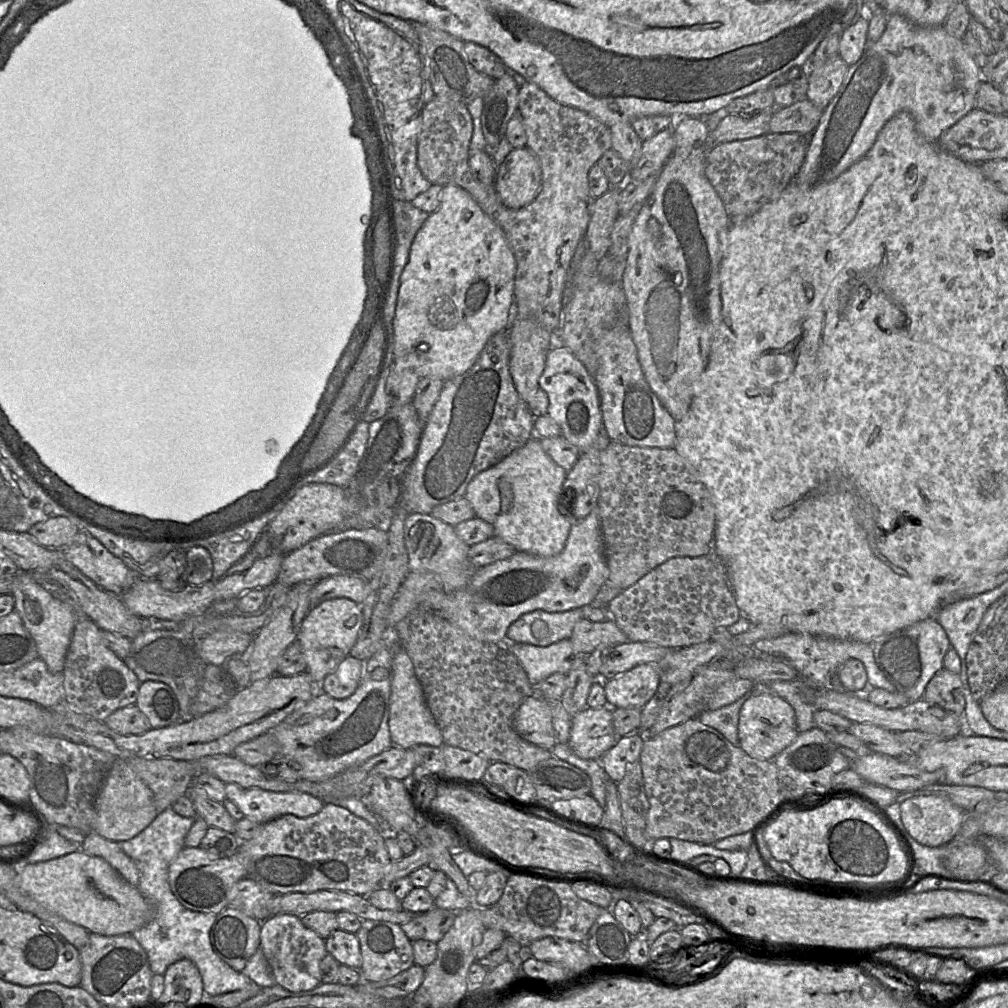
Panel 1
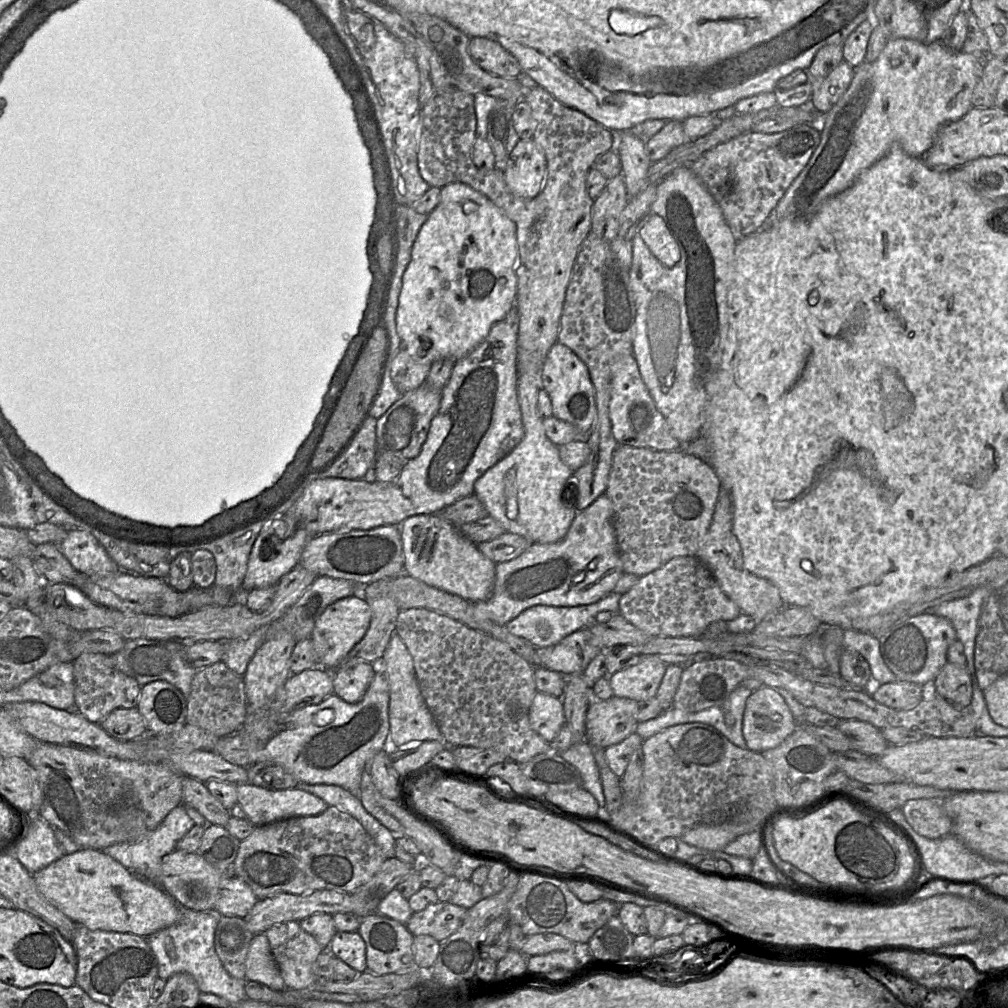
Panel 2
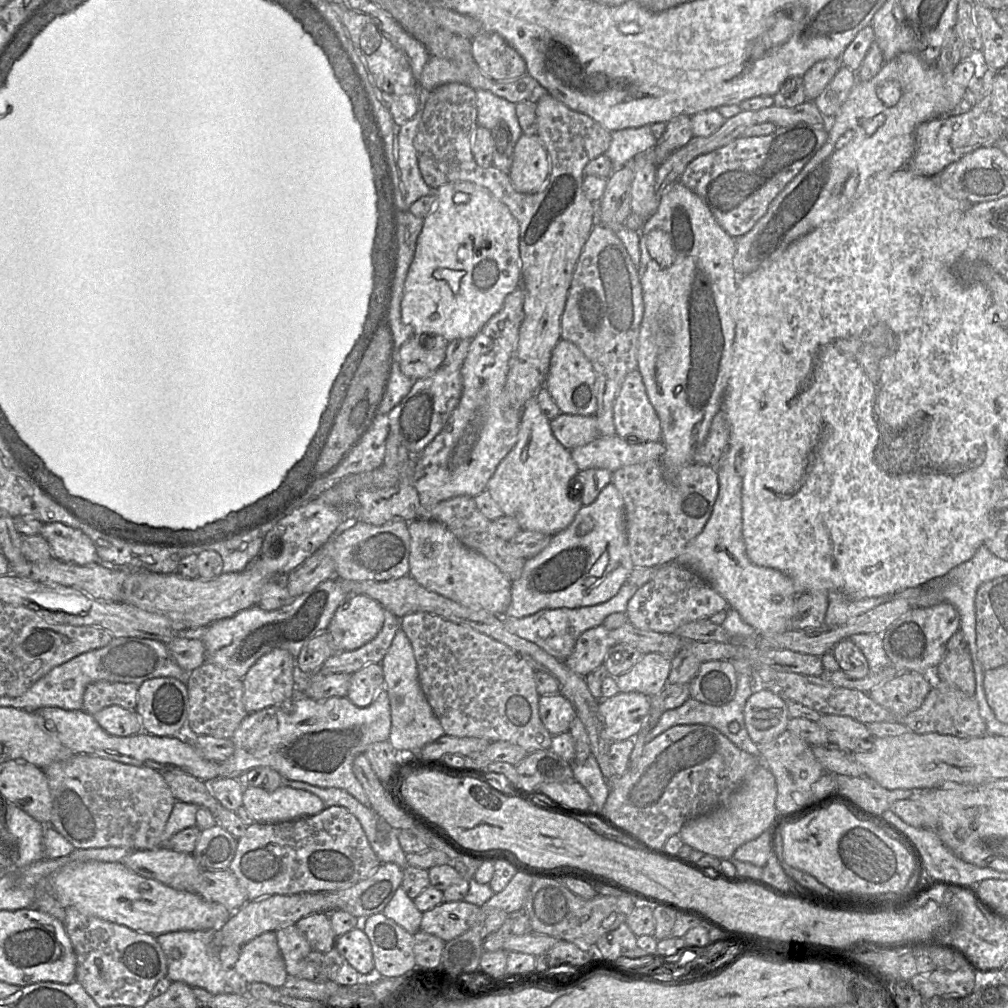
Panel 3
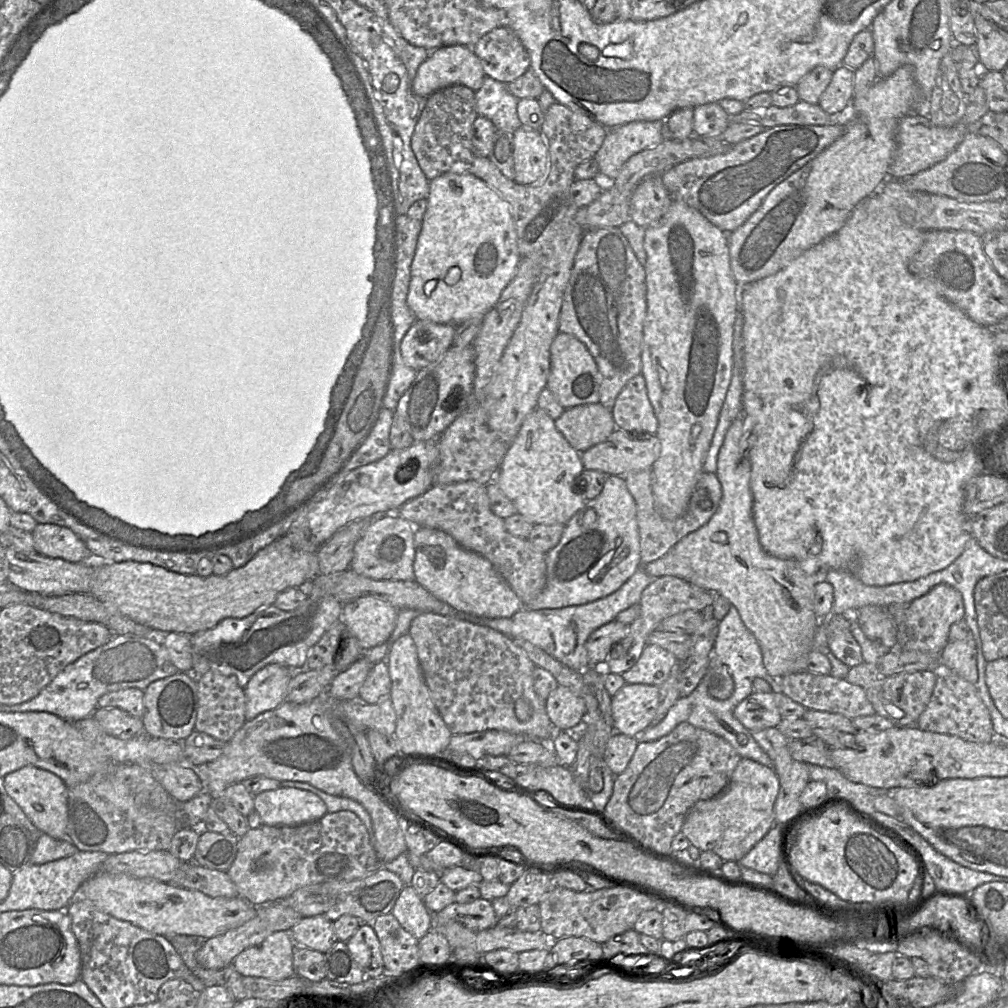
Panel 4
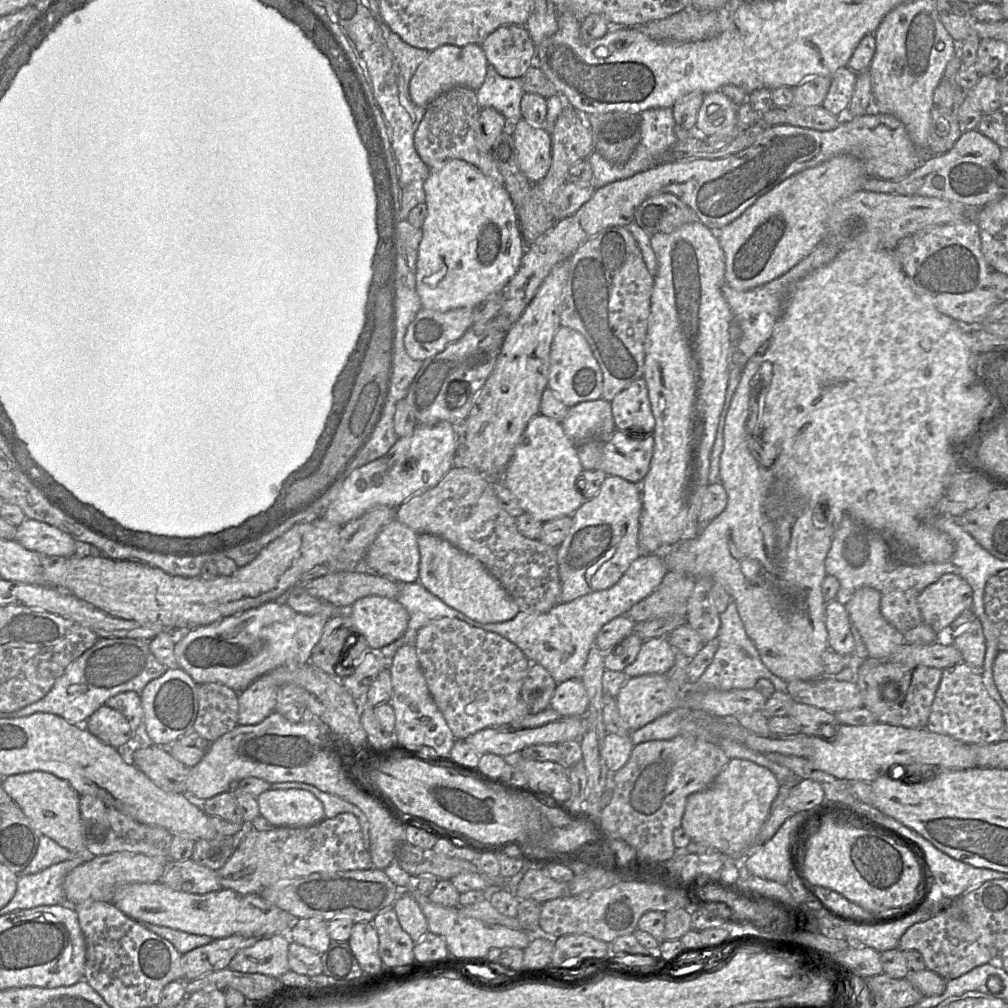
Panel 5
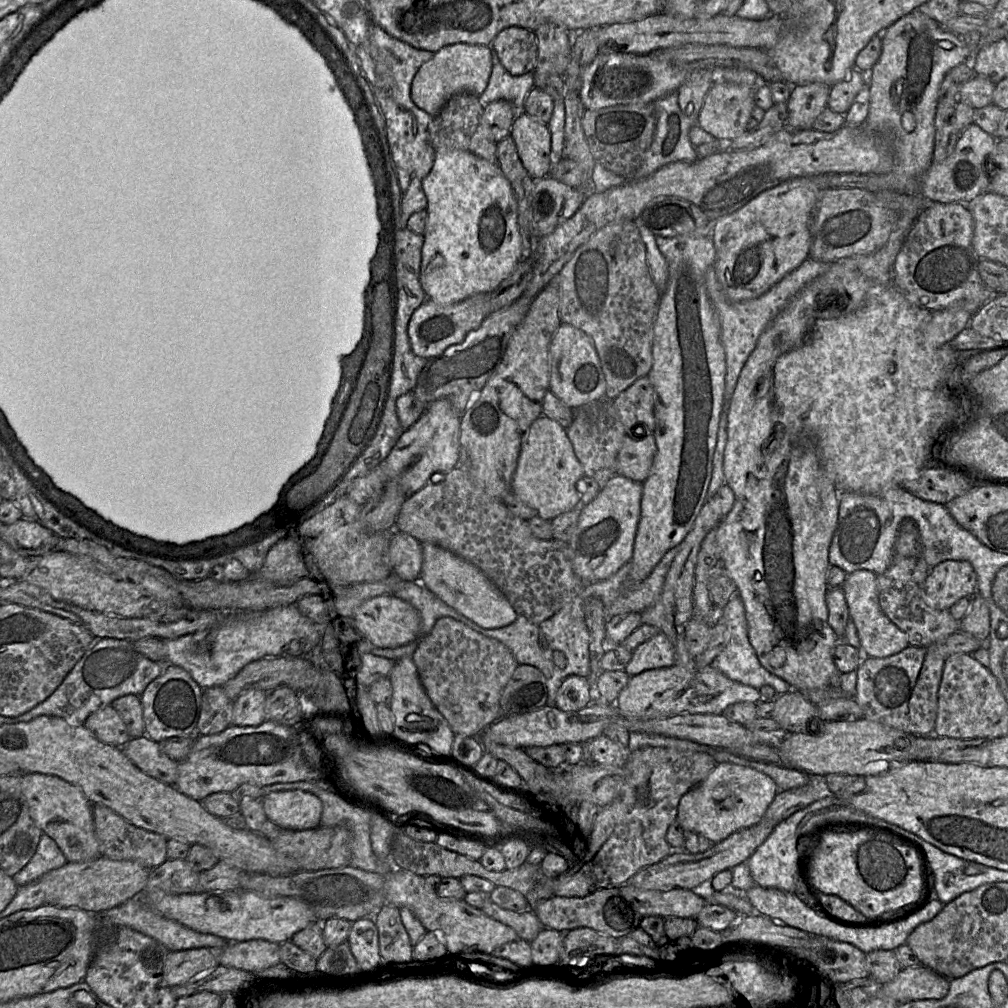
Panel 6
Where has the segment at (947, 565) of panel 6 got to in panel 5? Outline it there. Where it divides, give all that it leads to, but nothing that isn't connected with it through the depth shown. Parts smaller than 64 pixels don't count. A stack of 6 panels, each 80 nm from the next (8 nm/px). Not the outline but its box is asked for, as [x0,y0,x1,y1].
[917,573,973,634]

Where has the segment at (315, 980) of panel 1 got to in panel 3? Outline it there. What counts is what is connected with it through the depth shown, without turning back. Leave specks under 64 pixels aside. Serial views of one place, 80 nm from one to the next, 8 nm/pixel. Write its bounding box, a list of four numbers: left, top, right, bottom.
[274,925,312,976]

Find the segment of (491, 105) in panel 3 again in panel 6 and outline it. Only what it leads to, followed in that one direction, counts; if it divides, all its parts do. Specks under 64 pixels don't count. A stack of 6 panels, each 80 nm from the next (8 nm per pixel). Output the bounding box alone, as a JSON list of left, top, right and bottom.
[478,50,534,119]

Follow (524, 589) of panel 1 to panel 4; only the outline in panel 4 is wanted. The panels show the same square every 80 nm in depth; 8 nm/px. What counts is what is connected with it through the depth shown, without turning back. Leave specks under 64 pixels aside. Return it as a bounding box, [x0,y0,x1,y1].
[523,476,642,609]

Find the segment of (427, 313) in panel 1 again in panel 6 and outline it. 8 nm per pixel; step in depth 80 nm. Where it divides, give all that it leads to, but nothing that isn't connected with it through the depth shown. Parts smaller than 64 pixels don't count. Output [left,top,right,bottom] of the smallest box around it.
[420,150,522,304]

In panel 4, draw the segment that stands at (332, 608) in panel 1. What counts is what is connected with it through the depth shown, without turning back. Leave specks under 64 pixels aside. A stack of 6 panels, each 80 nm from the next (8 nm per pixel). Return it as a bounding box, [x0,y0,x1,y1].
[341,596,398,650]

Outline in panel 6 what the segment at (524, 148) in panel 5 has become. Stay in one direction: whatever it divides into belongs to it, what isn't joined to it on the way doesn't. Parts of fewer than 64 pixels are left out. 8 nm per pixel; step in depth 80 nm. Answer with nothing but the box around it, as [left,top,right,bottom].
[509,113,551,177]

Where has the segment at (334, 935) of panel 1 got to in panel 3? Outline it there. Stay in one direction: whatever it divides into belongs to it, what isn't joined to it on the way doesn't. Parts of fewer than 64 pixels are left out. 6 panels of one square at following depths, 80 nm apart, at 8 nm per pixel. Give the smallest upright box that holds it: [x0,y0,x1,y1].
[335,928,374,975]

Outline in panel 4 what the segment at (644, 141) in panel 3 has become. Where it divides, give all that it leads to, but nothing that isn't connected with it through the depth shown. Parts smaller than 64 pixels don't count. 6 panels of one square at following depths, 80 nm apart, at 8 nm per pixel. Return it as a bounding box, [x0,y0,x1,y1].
[593,121,664,179]

